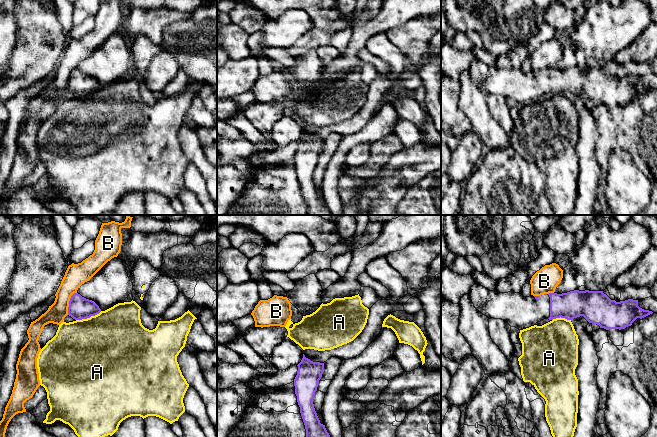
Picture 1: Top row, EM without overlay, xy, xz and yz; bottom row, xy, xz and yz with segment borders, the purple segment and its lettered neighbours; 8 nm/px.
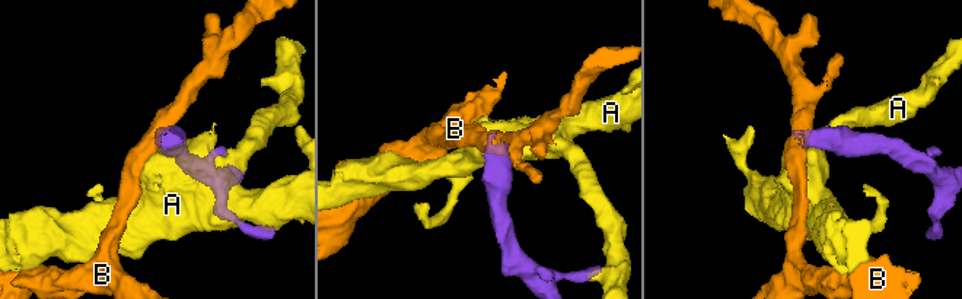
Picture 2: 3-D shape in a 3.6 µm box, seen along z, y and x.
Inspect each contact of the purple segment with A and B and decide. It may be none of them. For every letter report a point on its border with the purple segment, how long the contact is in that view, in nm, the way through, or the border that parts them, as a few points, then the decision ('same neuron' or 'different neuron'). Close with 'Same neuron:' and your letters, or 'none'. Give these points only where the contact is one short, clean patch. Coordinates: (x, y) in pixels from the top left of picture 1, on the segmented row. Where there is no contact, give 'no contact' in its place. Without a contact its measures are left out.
A: xy (88, 317) | 220 nm | along xy (101, 311), (89, 317), (76, 320) | different neuron
B: xy (69, 303) | 200 nm | along xy (76, 292), (70, 298), (67, 314) | different neuron
Same neuron: none

